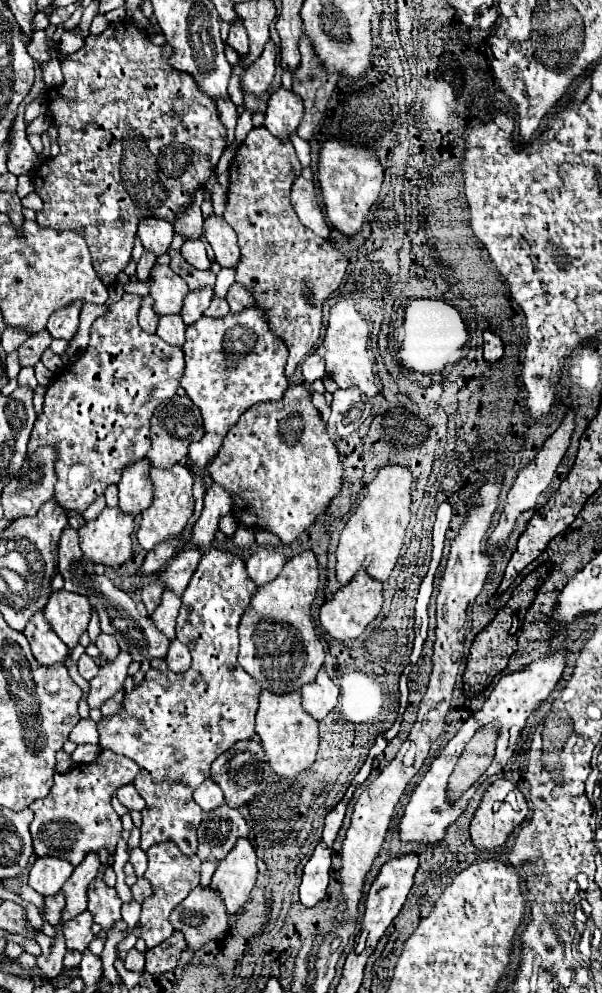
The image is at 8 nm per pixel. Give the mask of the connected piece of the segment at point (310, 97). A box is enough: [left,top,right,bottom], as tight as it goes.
[293,34,339,140]

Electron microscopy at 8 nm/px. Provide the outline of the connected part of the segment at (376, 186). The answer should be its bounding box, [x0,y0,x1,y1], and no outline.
[319,138,383,236]

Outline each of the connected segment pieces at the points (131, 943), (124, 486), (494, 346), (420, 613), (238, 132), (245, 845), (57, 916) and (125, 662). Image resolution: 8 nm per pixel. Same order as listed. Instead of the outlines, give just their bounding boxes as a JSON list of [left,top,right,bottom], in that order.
[[117,928,140,960],[119,458,153,516],[483,332,503,362],[415,580,433,631],[235,109,252,145],[211,838,257,914],[41,892,65,924],[87,652,133,708]]

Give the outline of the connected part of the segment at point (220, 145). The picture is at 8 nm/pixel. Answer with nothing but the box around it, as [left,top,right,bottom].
[33,20,225,286]

